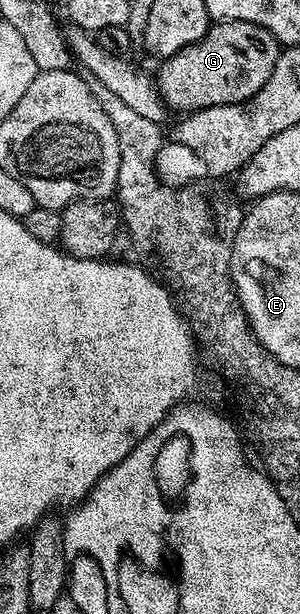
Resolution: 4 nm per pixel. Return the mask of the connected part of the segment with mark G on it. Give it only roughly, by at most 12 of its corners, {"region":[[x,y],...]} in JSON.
{"region":[[222,20],[160,61],[157,89],[180,114],[249,100],[282,45]]}

